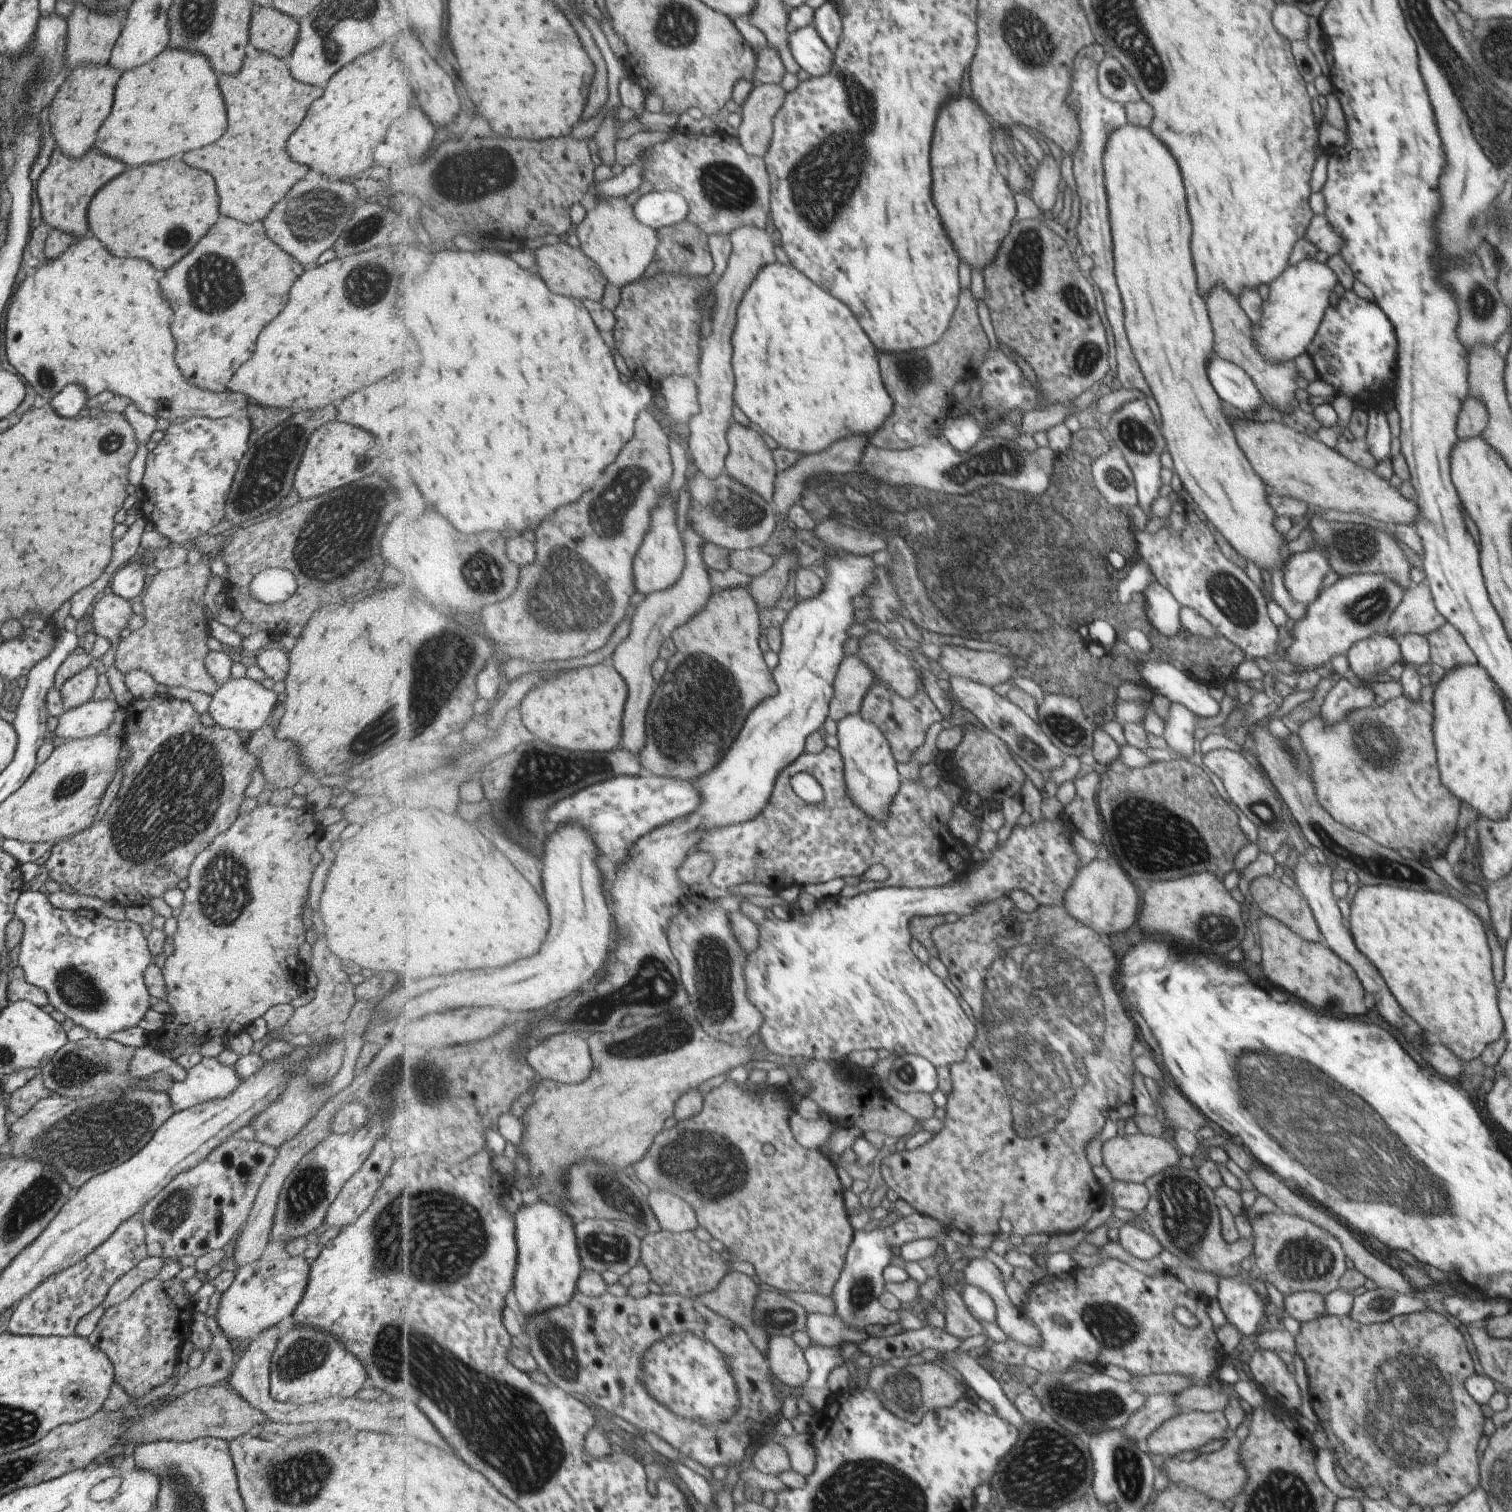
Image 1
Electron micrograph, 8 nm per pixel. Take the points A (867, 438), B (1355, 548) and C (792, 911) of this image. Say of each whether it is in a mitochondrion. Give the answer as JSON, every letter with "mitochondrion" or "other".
{"A":"other","B":"mitochondrion","C":"other"}

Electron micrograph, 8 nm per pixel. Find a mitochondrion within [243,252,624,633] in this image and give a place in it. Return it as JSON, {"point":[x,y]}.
{"point":[575,593]}

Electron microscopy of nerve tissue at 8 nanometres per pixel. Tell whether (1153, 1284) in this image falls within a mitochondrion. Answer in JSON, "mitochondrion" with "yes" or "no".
{"mitochondrion":"no"}

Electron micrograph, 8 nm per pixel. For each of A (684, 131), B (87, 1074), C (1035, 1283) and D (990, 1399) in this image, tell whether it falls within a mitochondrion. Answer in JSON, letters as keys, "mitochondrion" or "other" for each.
{"A":"other","B":"mitochondrion","C":"other","D":"other"}

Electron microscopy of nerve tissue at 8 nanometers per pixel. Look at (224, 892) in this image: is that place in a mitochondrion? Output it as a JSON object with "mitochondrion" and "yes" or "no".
{"mitochondrion":"yes"}

